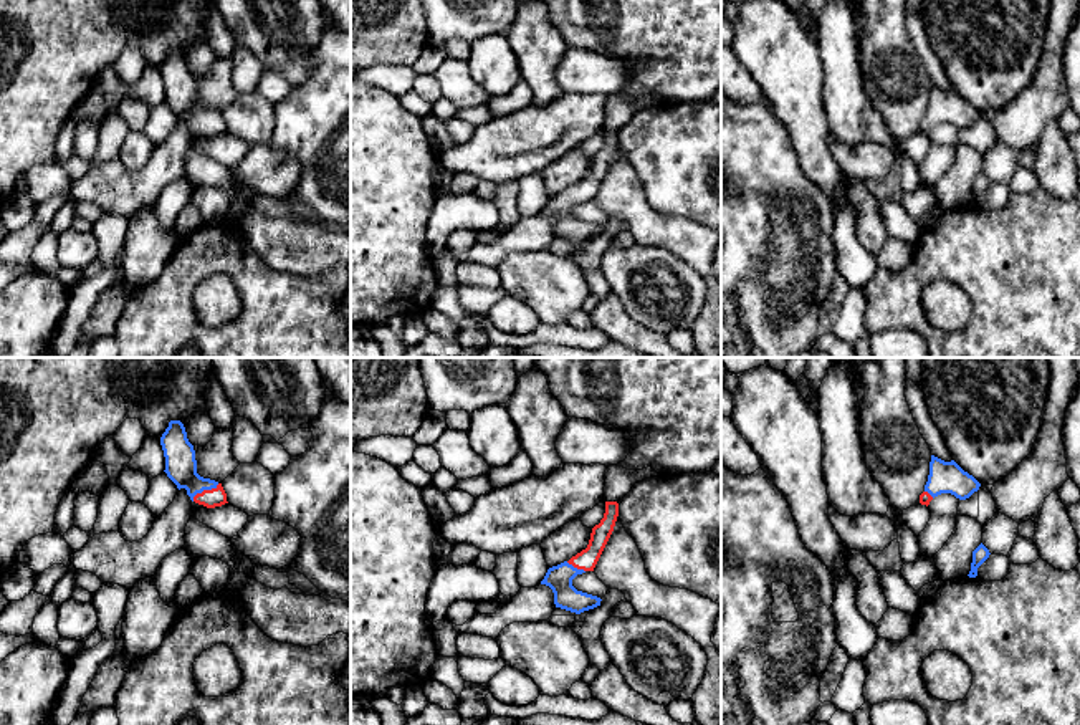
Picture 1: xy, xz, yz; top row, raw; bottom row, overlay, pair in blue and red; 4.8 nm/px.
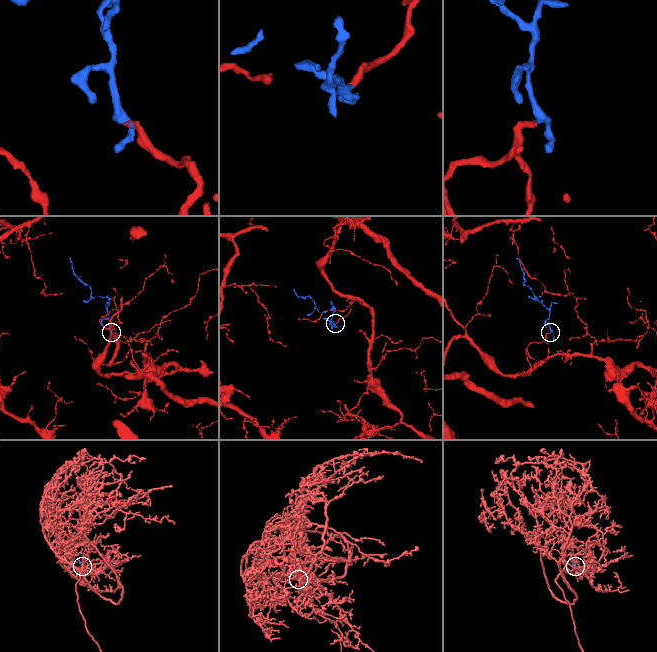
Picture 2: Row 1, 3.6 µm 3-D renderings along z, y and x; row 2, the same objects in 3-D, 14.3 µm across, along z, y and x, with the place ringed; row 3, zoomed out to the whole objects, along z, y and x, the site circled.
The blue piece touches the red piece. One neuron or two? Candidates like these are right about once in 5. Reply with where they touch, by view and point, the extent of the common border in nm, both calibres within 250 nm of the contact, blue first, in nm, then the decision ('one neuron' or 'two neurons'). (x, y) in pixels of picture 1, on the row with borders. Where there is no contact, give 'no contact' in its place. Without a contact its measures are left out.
xy (204, 489) | 160 nm | 160/90 nm | one neuron

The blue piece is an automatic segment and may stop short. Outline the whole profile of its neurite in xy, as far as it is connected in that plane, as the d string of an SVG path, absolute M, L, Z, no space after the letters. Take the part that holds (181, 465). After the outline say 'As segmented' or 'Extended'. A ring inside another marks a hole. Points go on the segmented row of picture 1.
M180 420L169 422L169 427L160 437L160 445L165 457L164 472L179 490L187 490L192 502L207 508L228 503L222 483L197 473L195 450L189 442L185 427Z. Extended

